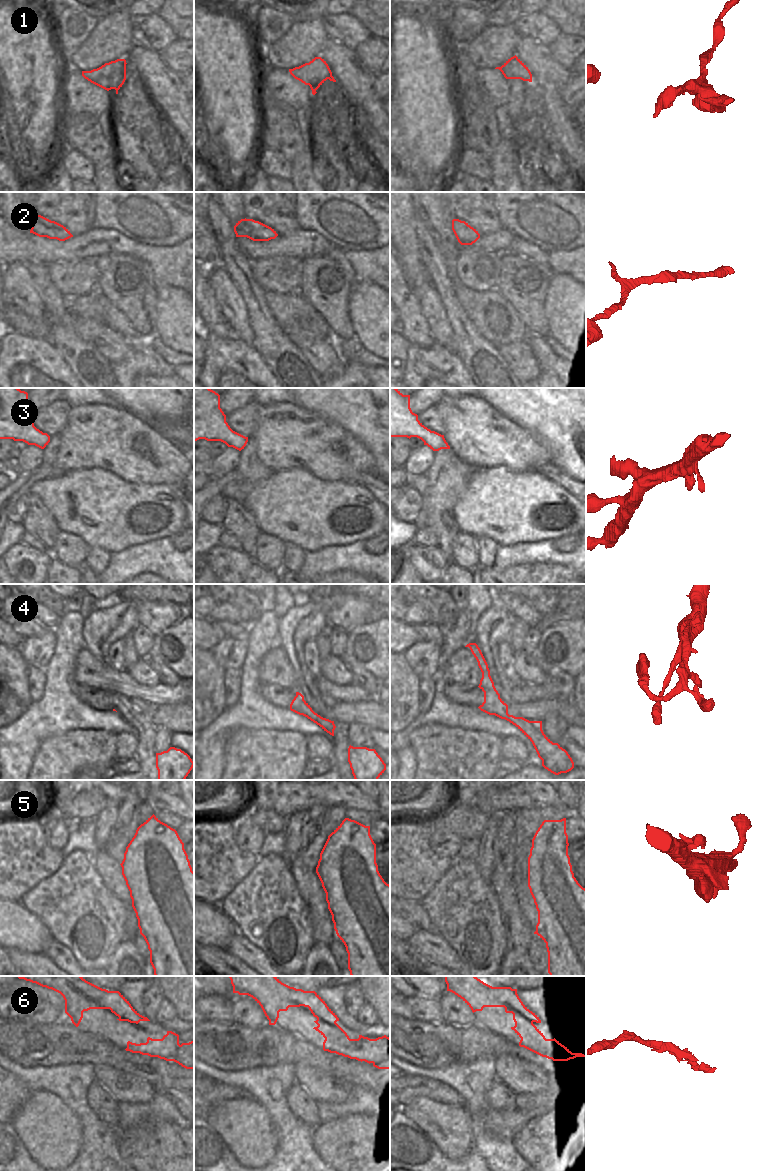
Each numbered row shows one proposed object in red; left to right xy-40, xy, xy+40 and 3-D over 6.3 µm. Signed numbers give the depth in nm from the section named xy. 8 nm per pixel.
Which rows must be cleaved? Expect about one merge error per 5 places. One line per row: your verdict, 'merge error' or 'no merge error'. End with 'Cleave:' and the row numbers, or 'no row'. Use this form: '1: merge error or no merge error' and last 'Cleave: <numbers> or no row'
1: no merge error
2: no merge error
3: no merge error
4: no merge error
5: no merge error
6: no merge error
Cleave: no row

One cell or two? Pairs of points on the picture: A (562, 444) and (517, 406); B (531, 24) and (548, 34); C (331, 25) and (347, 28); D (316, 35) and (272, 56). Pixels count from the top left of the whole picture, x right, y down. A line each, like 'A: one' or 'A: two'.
A: one
B: one
C: one
D: one

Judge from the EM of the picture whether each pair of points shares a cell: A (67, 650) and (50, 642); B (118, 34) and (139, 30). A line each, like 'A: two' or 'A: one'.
A: two
B: two

